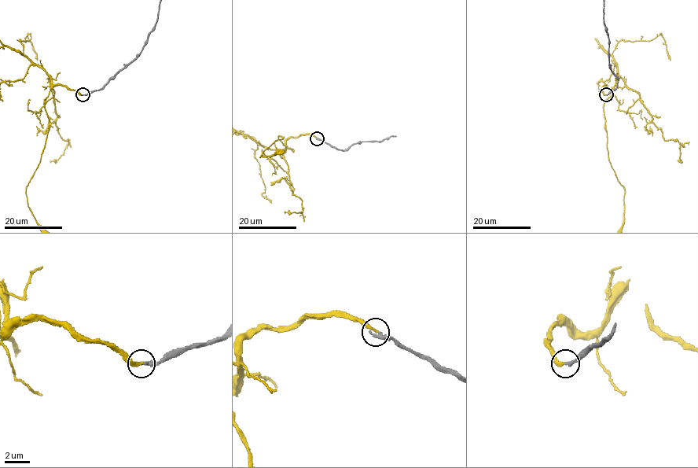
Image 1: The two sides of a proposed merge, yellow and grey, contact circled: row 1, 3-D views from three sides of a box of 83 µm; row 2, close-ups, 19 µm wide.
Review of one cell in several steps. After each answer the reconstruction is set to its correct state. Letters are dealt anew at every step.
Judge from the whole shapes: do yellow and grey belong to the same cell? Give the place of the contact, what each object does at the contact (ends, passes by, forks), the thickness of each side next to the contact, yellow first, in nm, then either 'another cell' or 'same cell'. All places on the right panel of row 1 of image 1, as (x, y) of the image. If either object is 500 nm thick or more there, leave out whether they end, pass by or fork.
(606, 94) | yellow ends | grey ends | 280/320 nm | same cell

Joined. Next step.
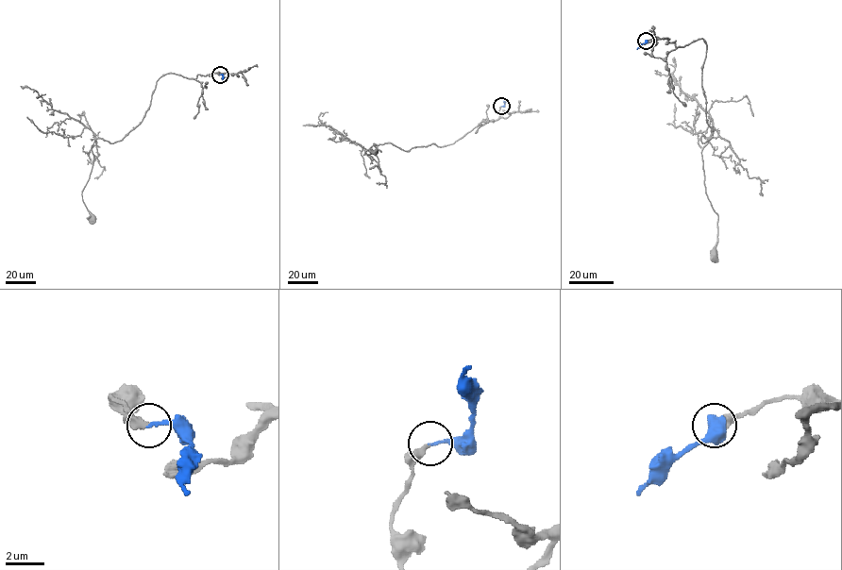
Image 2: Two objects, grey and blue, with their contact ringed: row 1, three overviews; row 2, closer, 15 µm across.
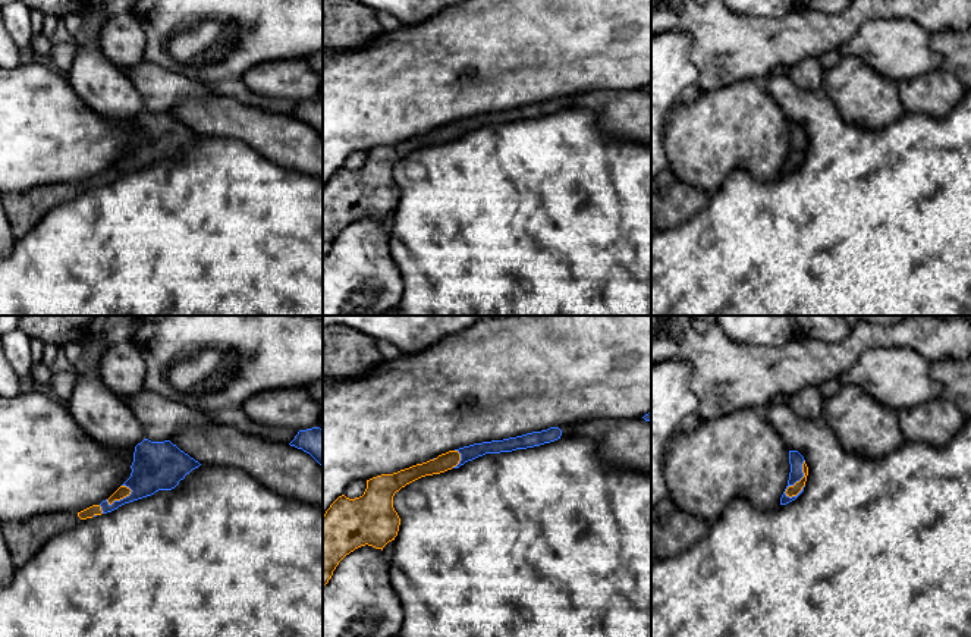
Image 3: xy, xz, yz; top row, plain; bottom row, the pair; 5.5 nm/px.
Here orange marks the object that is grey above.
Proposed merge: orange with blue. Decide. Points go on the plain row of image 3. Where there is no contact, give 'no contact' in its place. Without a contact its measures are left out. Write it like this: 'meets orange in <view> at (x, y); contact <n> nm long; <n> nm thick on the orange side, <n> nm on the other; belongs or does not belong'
meets orange in yz at (800, 151); contact 240 nm long; 60 nm thick on the orange side, 80 nm on the other; belongs

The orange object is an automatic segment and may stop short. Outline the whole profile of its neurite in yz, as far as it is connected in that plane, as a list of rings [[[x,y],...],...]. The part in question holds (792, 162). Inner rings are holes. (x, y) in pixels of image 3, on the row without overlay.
[[[789,122],[791,144],[788,157],[780,169],[780,176],[795,172],[805,159],[808,138],[804,128],[798,122]]]

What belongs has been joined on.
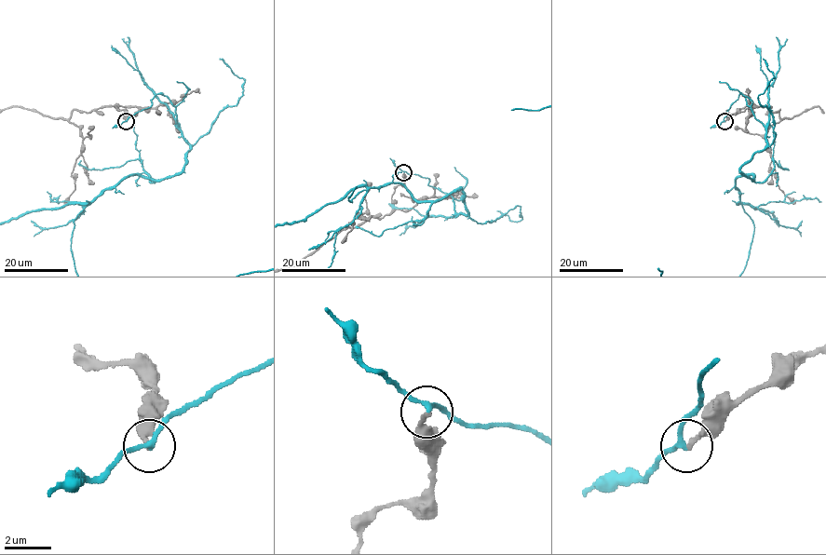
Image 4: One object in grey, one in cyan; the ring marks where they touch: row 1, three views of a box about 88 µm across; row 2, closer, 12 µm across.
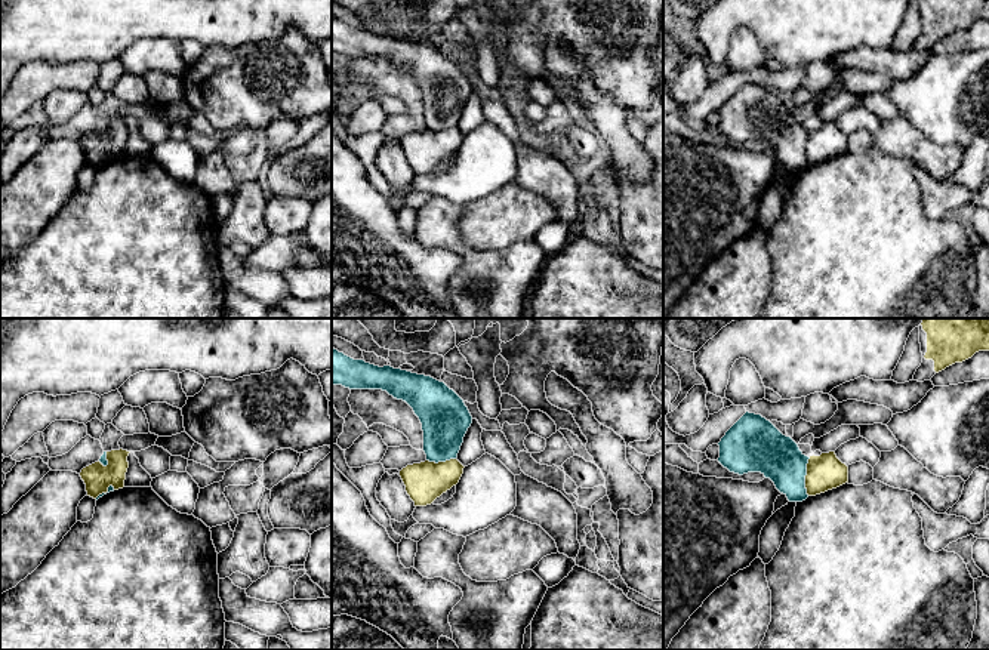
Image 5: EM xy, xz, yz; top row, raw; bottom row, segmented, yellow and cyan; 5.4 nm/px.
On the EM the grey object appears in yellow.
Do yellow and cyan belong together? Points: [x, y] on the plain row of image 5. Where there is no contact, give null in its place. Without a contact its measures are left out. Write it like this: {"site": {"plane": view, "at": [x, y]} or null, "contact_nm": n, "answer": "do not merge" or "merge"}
{"site": {"plane": "yz", "at": [806, 145]}, "contact_nm": 200, "answer": "do not merge"}

